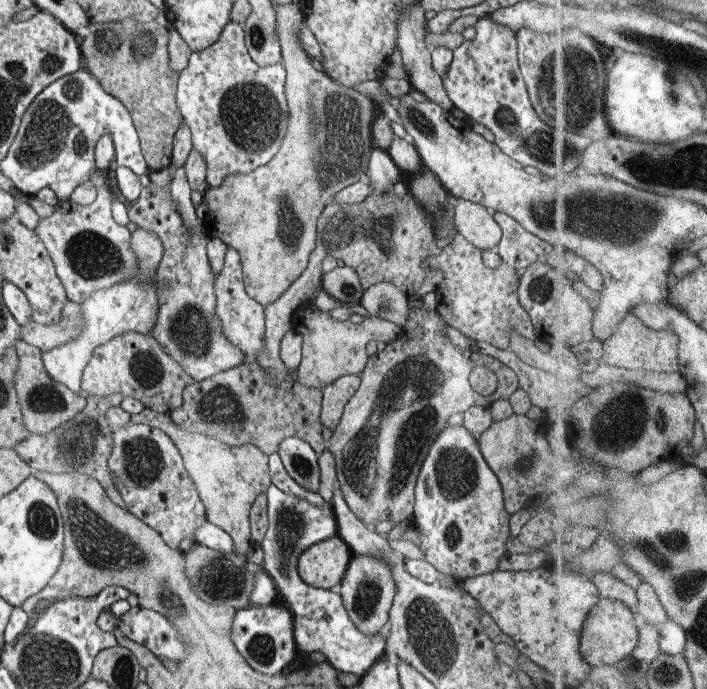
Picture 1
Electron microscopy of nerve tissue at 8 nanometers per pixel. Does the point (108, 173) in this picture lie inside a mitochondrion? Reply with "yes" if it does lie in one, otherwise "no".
no

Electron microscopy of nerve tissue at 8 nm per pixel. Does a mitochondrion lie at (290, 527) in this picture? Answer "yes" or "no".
yes

